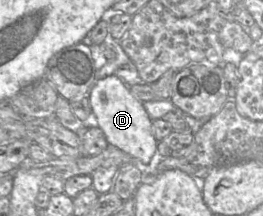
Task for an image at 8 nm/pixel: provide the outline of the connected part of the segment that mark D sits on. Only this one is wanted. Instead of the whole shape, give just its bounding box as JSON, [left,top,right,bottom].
[90,75,158,169]

